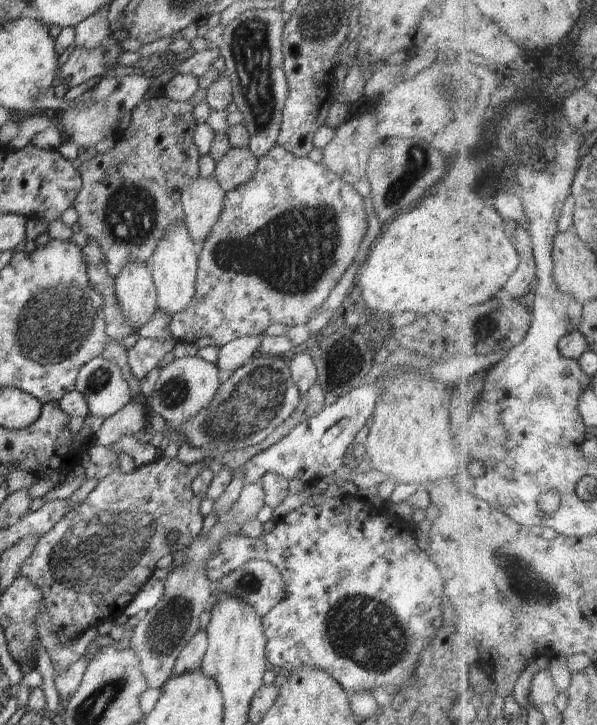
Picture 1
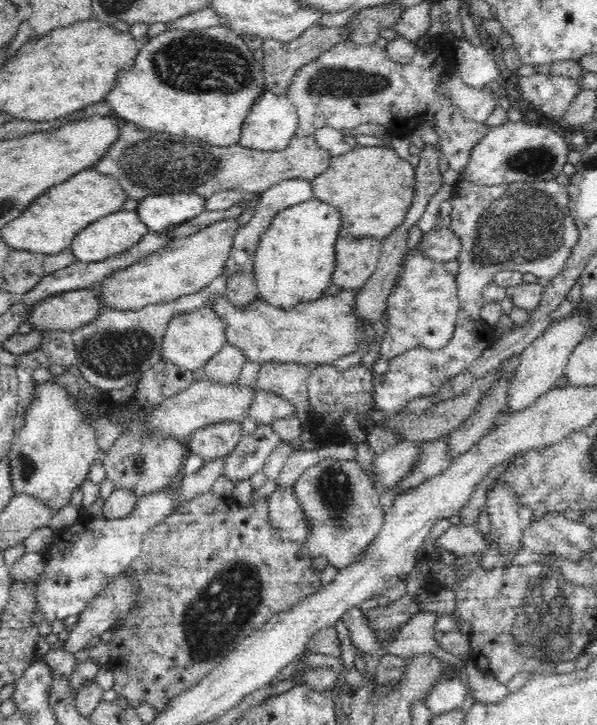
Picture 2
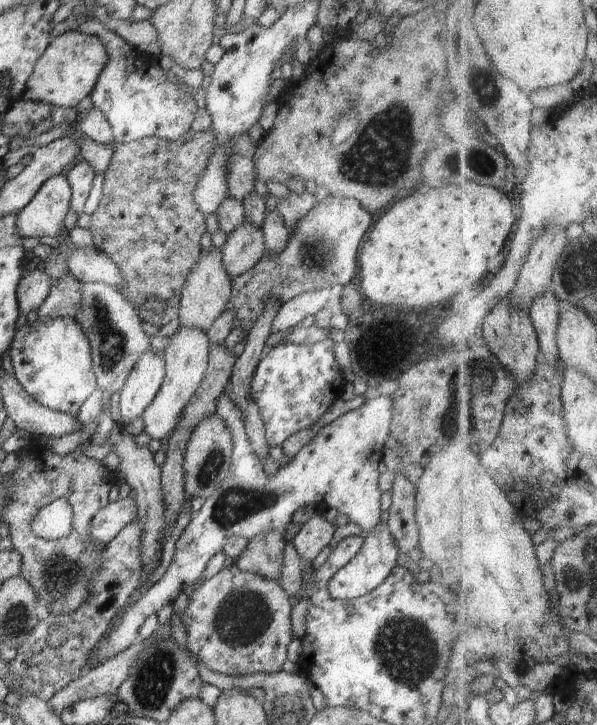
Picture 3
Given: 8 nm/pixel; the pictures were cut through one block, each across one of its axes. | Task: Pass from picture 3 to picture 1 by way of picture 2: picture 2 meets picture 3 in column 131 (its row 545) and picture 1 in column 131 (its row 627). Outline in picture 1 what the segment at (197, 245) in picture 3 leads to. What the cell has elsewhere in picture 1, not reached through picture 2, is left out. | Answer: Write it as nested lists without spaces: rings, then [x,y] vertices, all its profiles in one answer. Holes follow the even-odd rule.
[[[166,96],[144,99],[130,113],[131,120],[124,136],[104,154],[84,161],[78,168],[82,188],[72,207],[78,211],[78,224],[82,234],[94,240],[104,256],[105,270],[110,276],[120,274],[124,264],[132,260],[150,263],[160,238],[174,222],[185,220],[181,207],[181,194],[194,178],[198,178],[198,158],[201,154],[194,144],[194,108],[189,102],[176,102]]]

